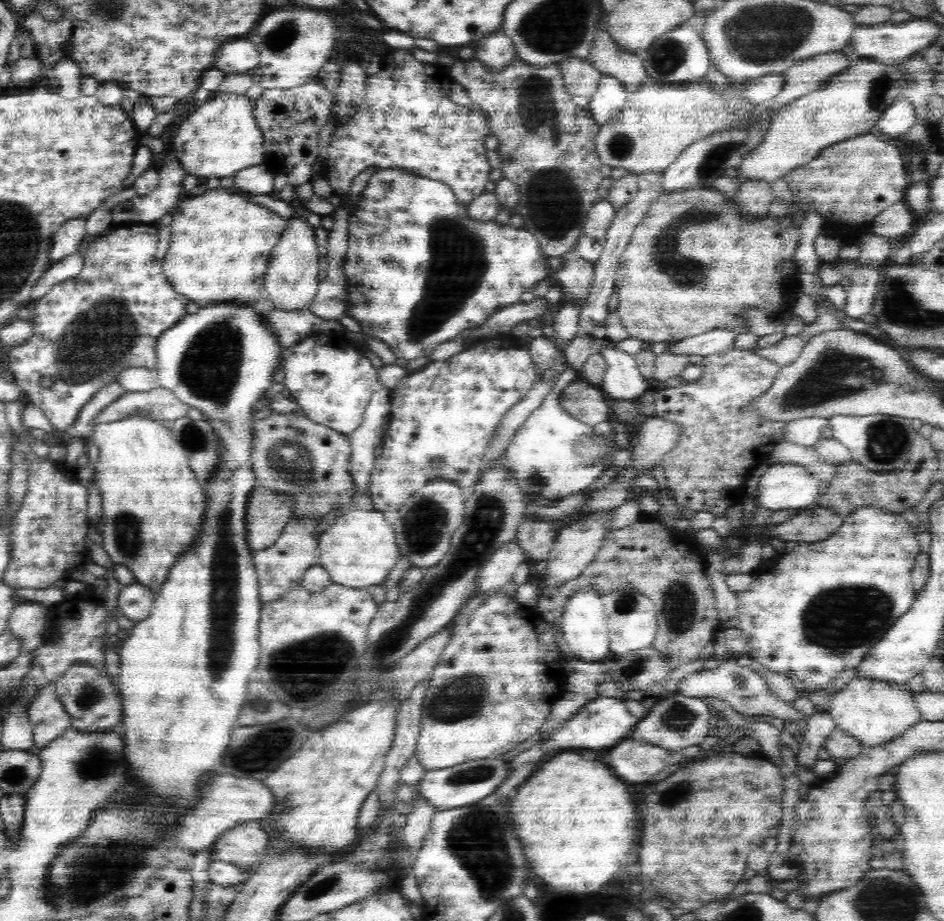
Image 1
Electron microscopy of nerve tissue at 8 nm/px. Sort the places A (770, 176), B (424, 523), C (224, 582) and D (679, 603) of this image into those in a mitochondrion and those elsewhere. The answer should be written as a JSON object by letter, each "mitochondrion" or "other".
{"A":"other","B":"mitochondrion","C":"mitochondrion","D":"mitochondrion"}

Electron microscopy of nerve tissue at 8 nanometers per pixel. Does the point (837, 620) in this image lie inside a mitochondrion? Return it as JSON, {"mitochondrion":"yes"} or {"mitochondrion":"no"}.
{"mitochondrion":"yes"}

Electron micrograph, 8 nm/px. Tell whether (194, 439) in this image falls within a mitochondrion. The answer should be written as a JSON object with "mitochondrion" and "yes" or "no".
{"mitochondrion":"yes"}

